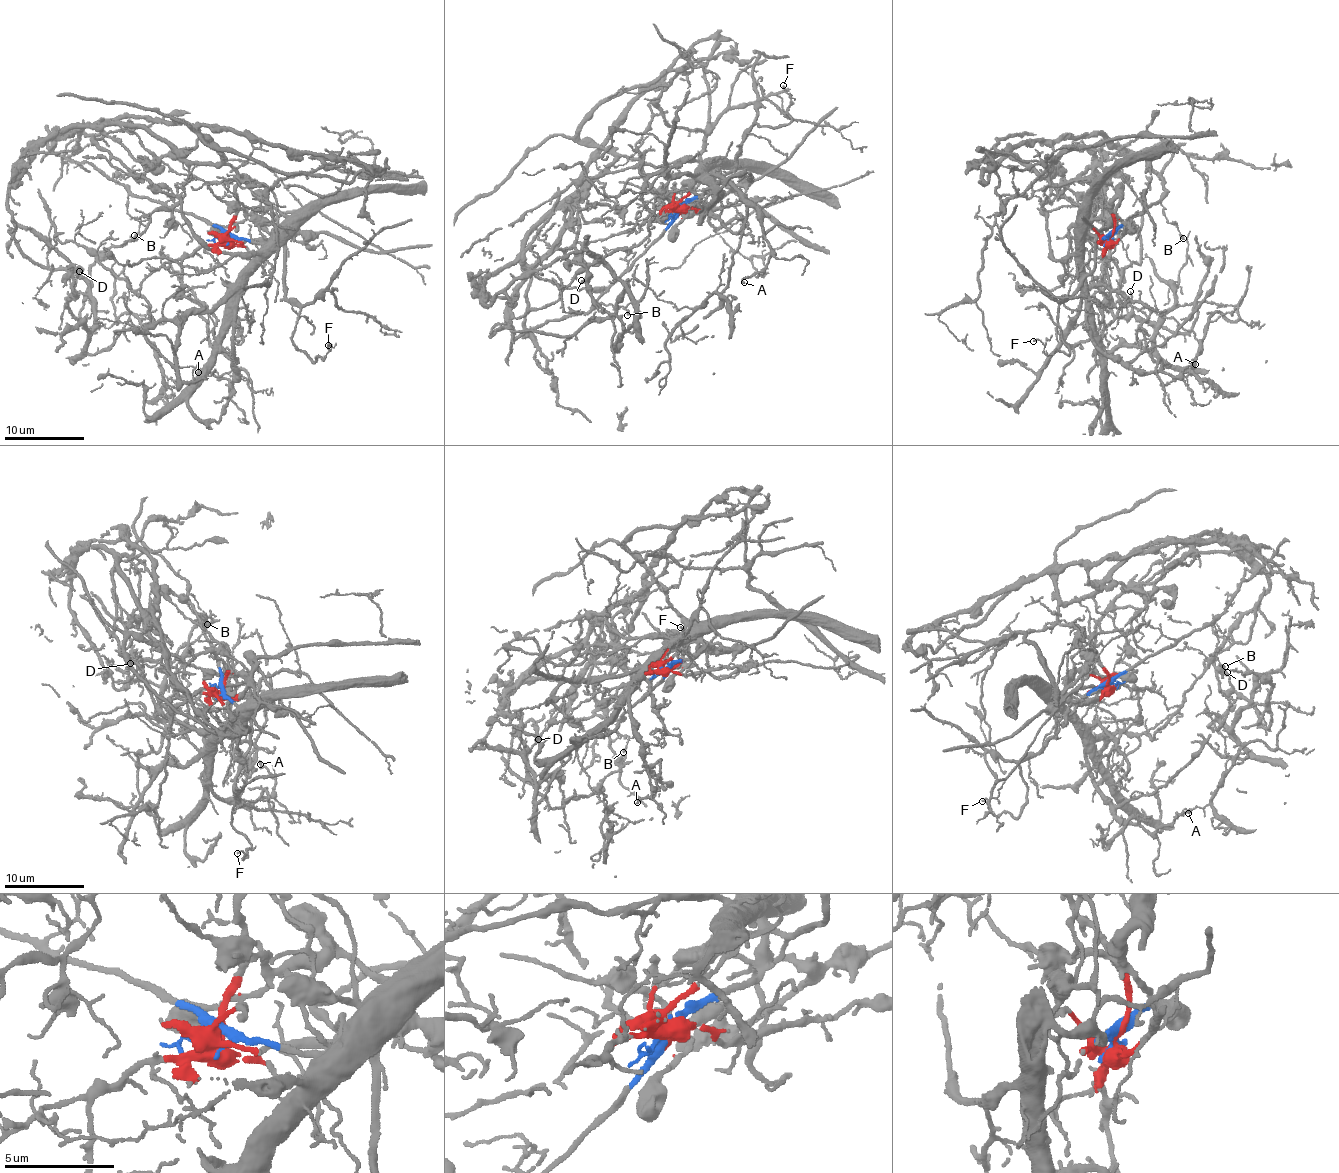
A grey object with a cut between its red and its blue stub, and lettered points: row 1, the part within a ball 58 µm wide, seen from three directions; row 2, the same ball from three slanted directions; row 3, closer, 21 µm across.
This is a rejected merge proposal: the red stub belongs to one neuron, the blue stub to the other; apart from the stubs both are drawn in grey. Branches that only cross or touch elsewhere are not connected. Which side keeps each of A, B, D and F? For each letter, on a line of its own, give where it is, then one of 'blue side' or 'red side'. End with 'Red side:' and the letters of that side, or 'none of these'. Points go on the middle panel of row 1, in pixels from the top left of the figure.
A: place (744, 282); blue side
B: place (627, 315); blue side
D: place (581, 280); red side
F: place (783, 85); blue side
Red side: D

